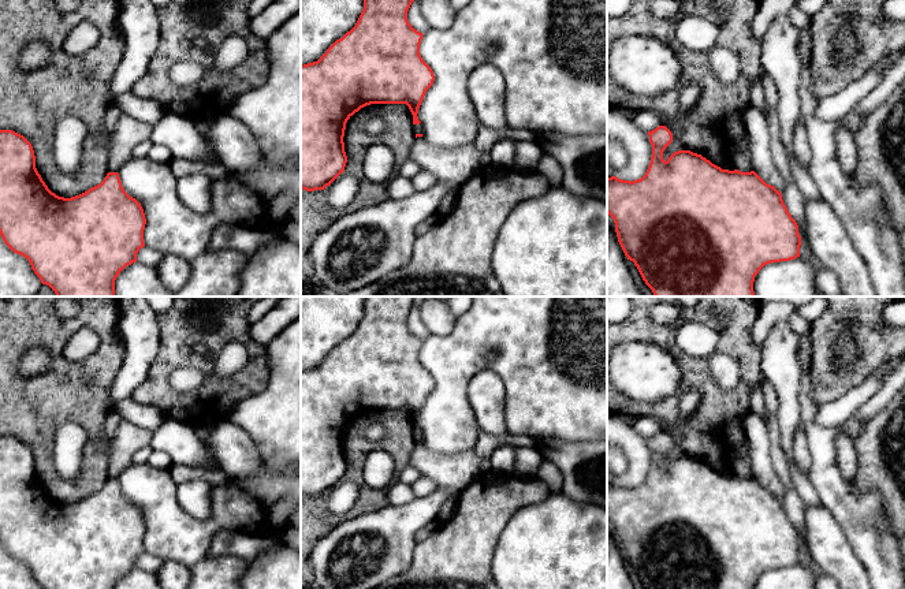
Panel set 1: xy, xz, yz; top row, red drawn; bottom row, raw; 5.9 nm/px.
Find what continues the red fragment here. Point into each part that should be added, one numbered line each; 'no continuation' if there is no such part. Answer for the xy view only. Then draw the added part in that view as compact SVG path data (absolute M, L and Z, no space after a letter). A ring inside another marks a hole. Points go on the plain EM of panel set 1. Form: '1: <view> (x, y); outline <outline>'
1: xy (129, 437); outline M120 418L111 444L108 478L116 478L124 467L130 466L134 452L149 446L152 435L152 432L137 426L129 420Z

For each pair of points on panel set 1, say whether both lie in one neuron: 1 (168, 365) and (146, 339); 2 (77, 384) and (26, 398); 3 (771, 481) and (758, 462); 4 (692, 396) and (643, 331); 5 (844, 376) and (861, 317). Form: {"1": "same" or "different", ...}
{"1": "different", "2": "same", "3": "same", "4": "different", "5": "same"}

